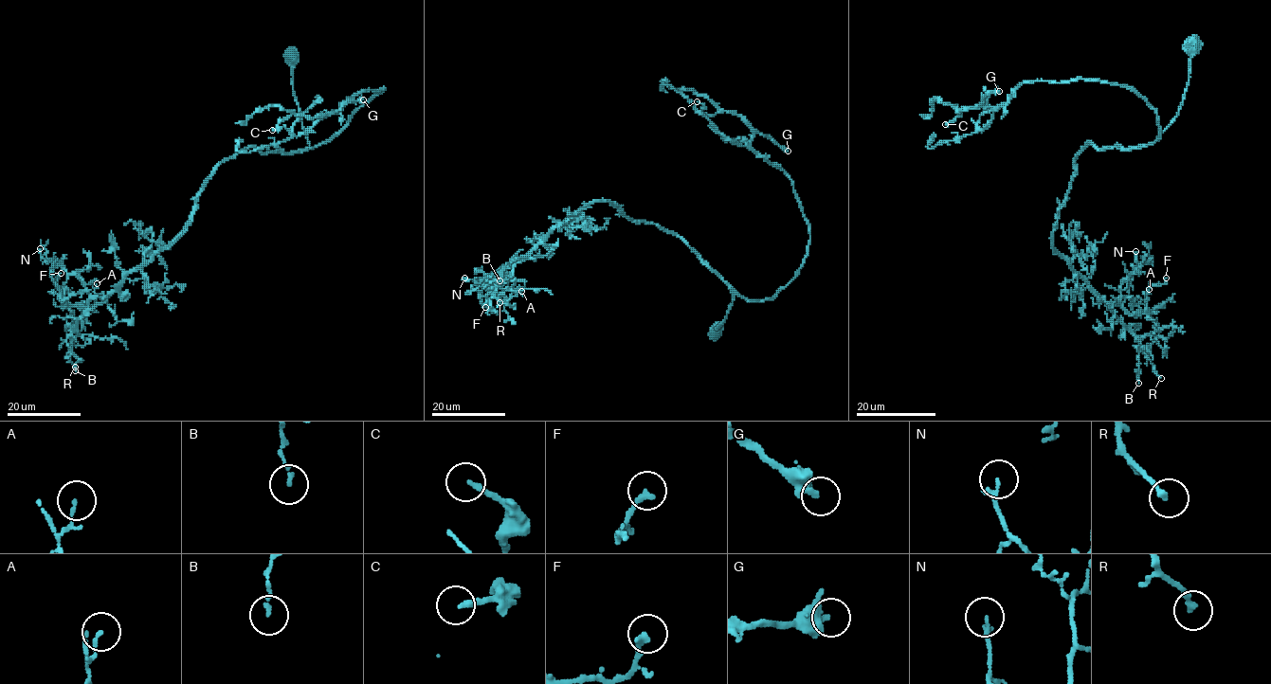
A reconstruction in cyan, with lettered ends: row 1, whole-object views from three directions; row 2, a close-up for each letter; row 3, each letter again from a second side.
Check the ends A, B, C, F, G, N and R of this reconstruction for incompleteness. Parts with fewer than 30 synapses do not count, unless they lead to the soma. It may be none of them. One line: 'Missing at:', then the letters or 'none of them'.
Missing at: G

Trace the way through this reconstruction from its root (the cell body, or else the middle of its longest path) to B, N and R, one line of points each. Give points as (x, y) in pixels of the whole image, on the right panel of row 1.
B: (1189, 44), (1189, 82), (1175, 119), (1147, 145), (1088, 143), (1053, 231), (1052, 245), (1138, 342), (1138, 383)
N: (1189, 44), (1175, 119), (1147, 145), (1088, 143), (1053, 231), (1052, 245), (1109, 305), (1138, 266), (1135, 251)
R: (1189, 44), (1189, 82), (1175, 119), (1147, 145), (1087, 144), (1077, 155), (1052, 242), (1134, 336), (1161, 378)

